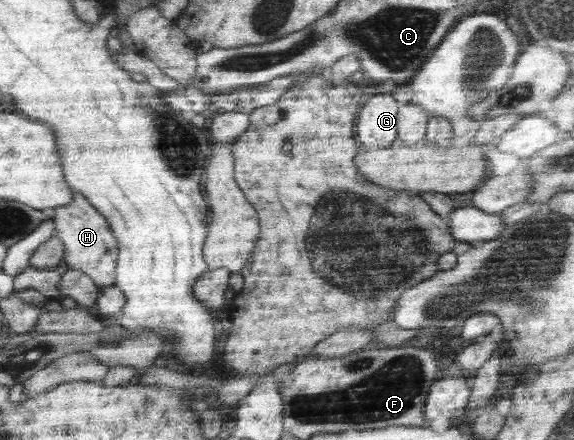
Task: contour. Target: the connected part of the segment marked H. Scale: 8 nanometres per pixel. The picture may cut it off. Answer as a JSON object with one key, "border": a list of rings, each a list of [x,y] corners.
{"border":[[[83,193],[75,196],[75,202],[56,210],[54,216],[56,236],[65,242],[66,257],[64,269],[83,270],[101,289],[107,289],[116,284],[119,248],[111,227]]]}

